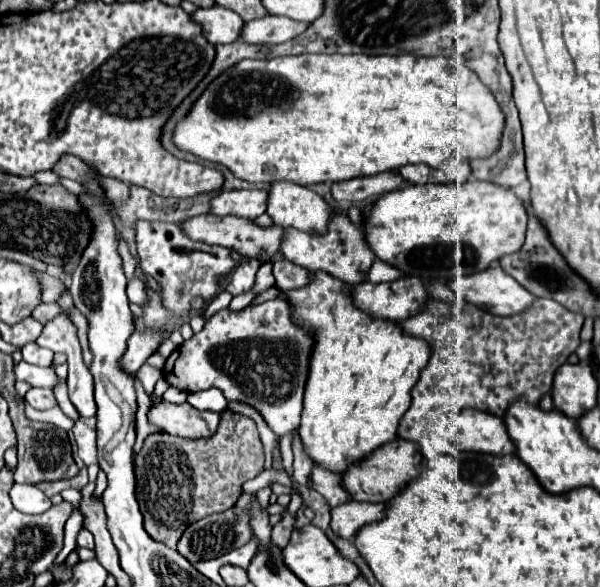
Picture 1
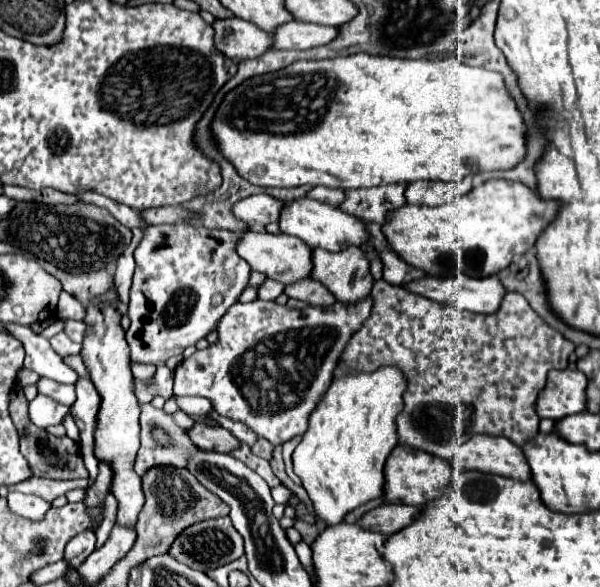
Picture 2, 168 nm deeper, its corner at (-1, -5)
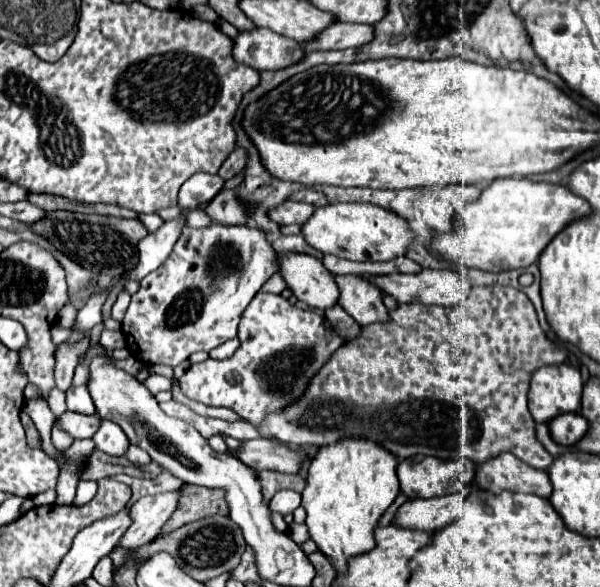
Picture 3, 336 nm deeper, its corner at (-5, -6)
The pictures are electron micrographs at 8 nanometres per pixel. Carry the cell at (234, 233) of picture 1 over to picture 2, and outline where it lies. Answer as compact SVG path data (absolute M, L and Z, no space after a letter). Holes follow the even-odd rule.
M245 230L237 242L237 254L257 272L263 272L267 278L279 280L283 284L297 282L311 272L311 248L295 236L289 234L269 234L265 230Z

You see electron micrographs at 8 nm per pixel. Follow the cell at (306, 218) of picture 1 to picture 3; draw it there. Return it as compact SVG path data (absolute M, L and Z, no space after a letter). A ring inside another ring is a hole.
M333 203L319 207L303 225L305 241L323 255L337 255L349 261L391 261L407 255L415 233L405 217L373 203Z

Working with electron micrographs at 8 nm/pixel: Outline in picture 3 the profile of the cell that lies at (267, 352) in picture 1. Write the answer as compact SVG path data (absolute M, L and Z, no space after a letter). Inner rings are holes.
M257 293L239 323L239 349L225 361L207 359L191 365L179 379L185 397L211 407L227 407L257 427L269 411L299 399L309 379L343 345L331 323L311 309L299 309L281 295Z

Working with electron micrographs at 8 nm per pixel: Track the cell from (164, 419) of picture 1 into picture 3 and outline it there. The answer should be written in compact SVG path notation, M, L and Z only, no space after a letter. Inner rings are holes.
M251 439L251 441L243 441L239 457L247 467L257 471L271 469L279 473L297 475L301 471L305 453L267 439Z

